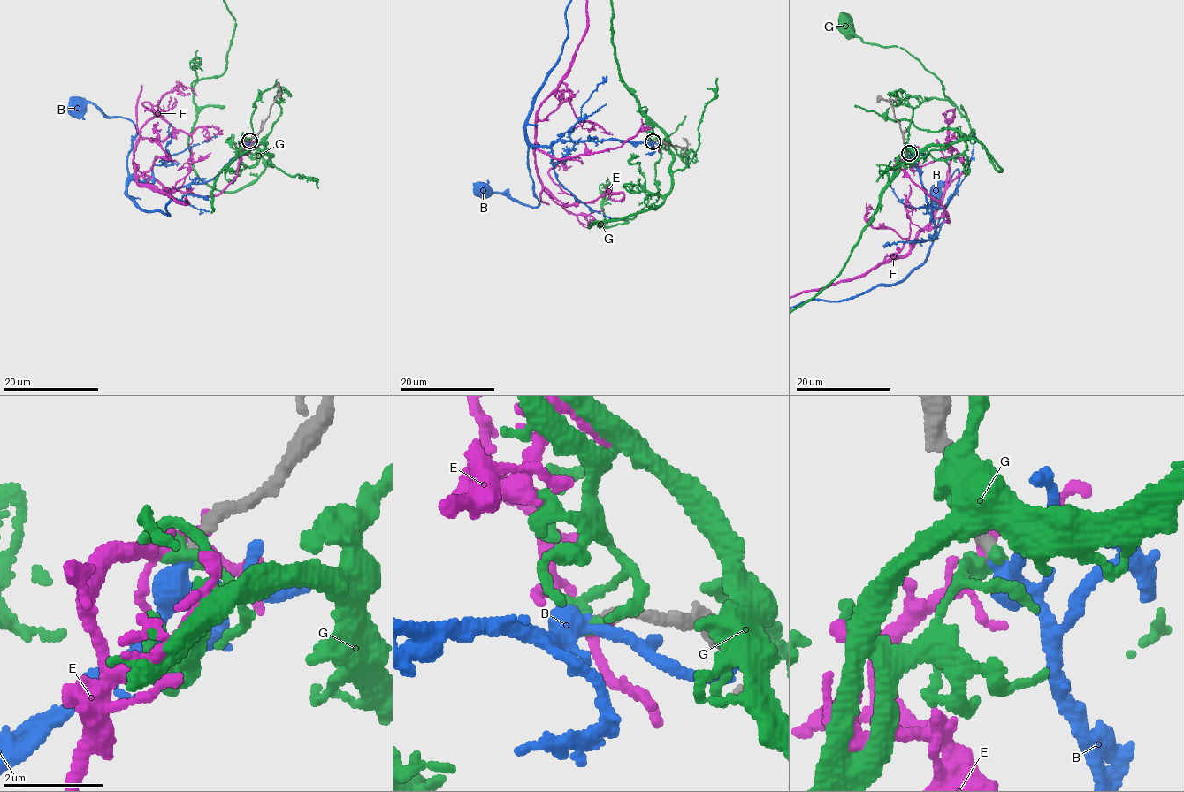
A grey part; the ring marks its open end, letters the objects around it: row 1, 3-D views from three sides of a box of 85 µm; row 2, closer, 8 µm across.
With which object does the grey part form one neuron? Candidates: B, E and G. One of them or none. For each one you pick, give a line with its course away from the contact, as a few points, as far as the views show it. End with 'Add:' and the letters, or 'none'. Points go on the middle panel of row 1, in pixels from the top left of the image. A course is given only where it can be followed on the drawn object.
B: via (653, 142), (556, 140), (529, 150), (533, 188), (539, 206), (515, 201), (499, 193), (481, 191)
Add: B

